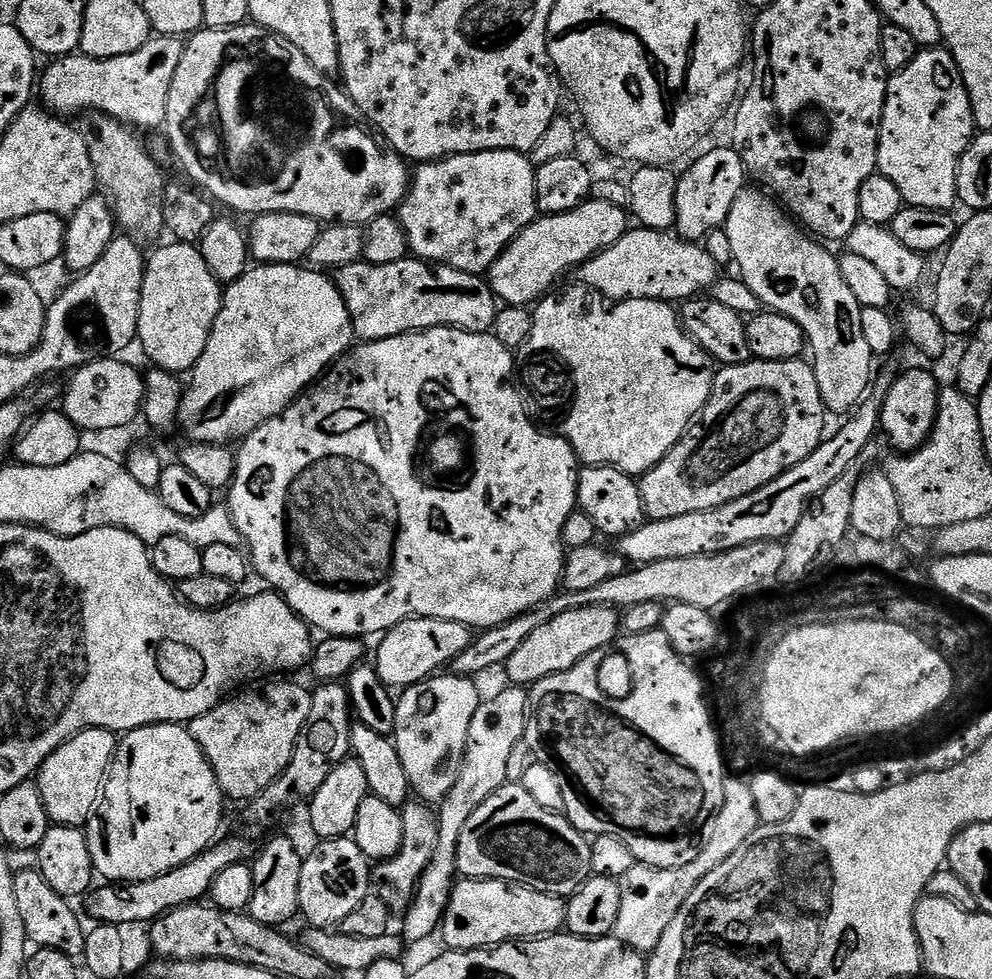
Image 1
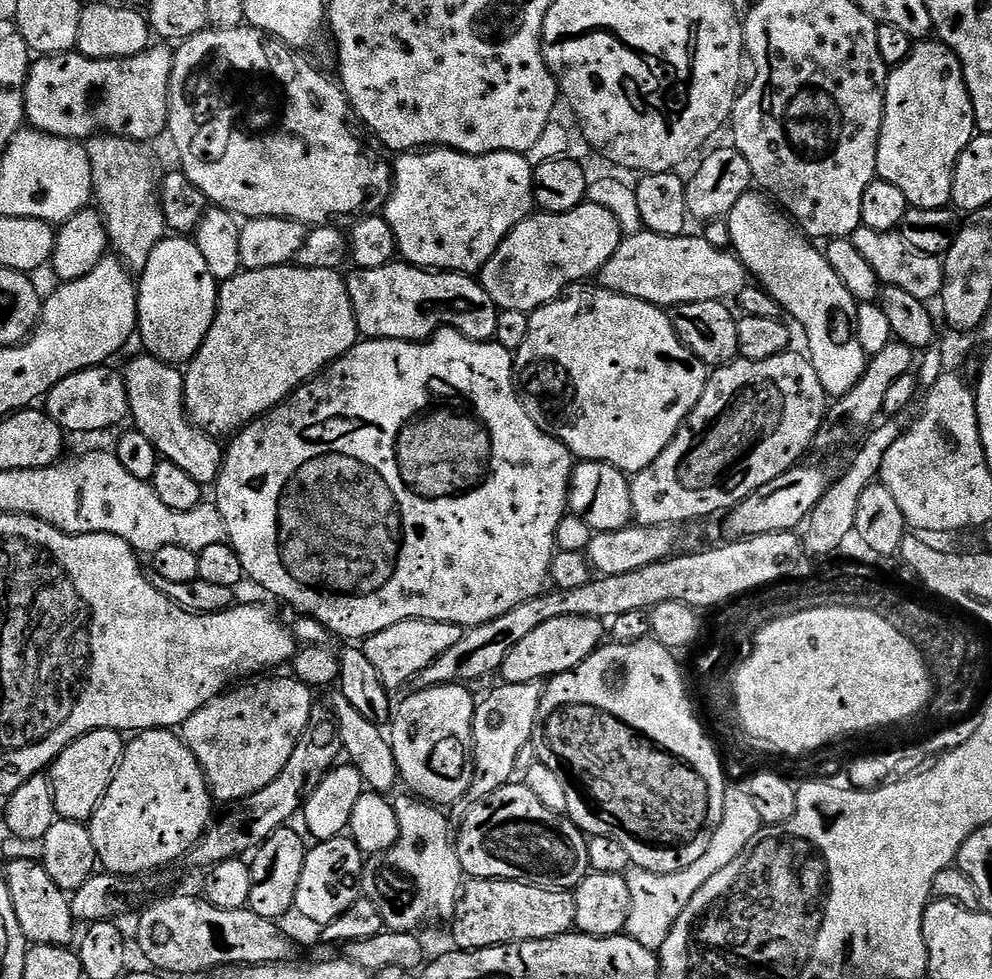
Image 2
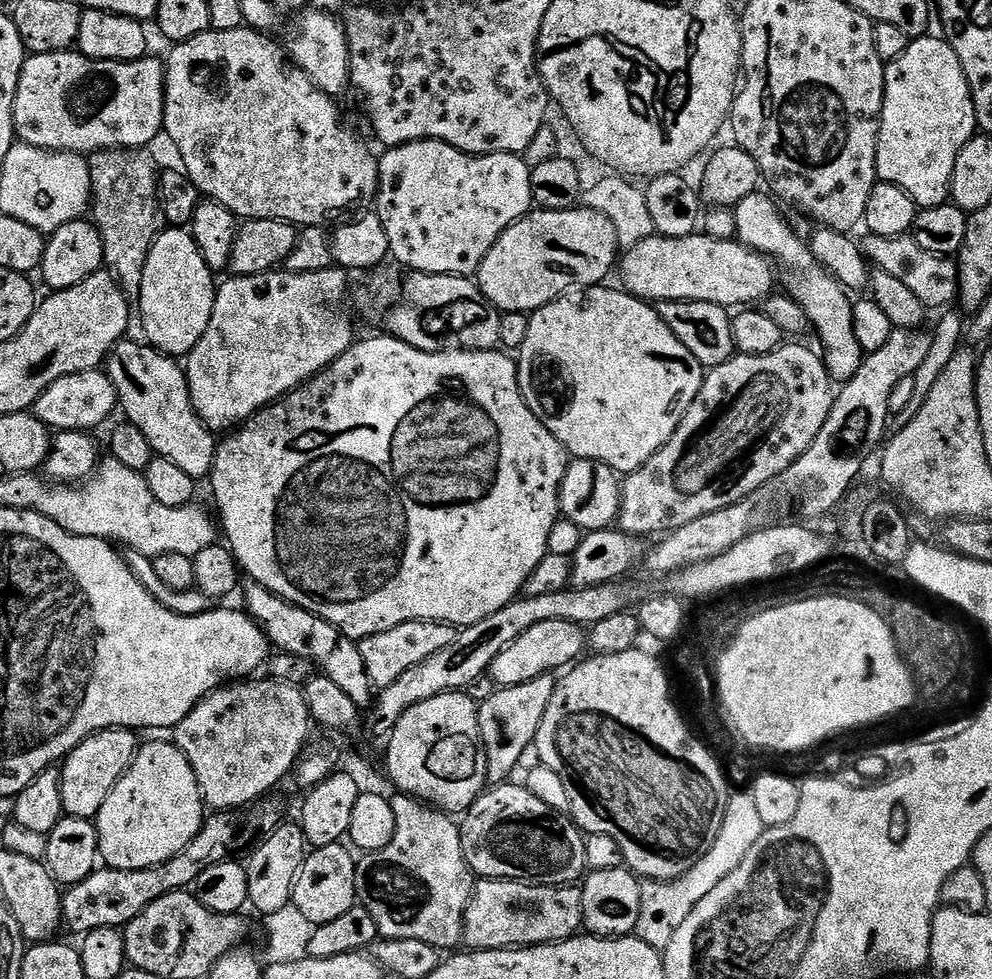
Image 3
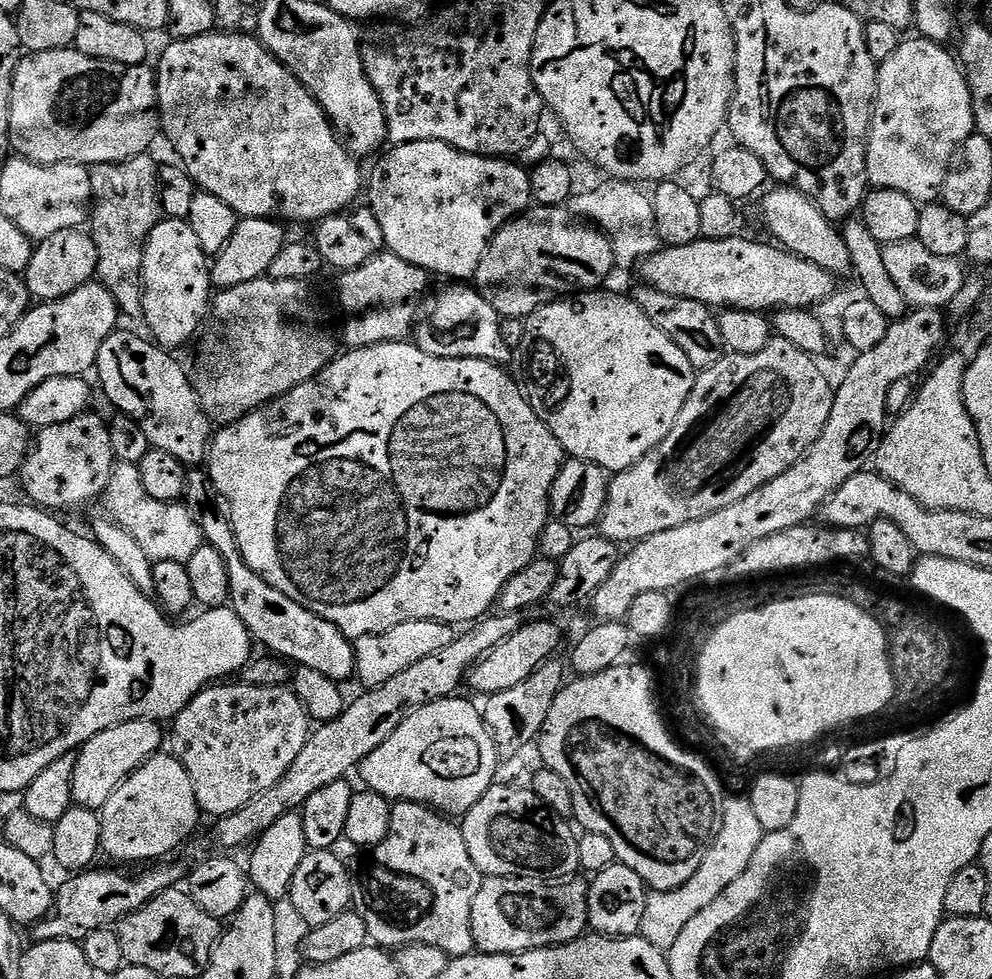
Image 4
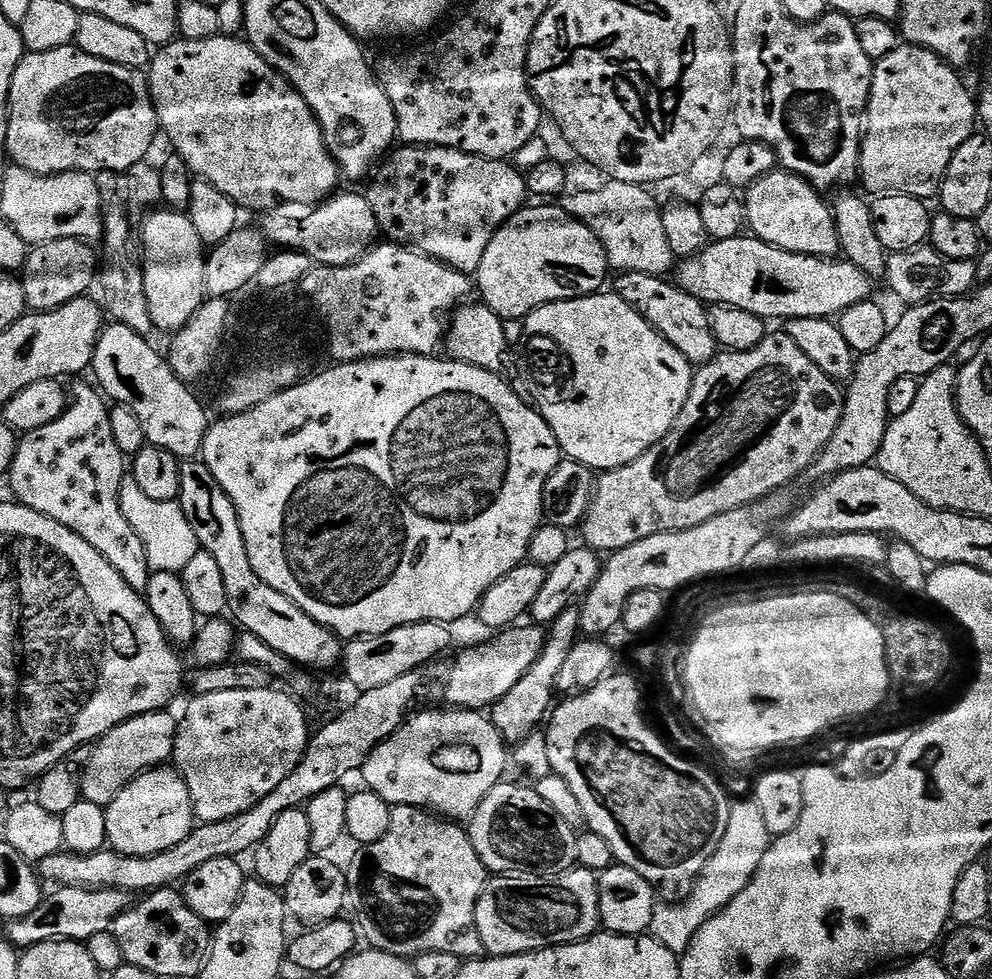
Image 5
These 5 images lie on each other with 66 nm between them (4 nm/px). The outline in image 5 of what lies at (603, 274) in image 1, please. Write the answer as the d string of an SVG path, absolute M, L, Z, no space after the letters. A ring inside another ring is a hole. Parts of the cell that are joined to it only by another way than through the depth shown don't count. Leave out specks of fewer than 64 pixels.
M741 234L734 238L726 238L725 240L718 240L709 243L707 248L704 248L697 256L689 256L681 259L678 264L678 272L680 268L680 280L678 279L678 287L684 292L690 293L694 298L703 300L705 305L711 306L714 304L729 304L730 306L738 306L738 310L750 310L750 314L758 314L763 316L765 321L772 322L772 320L781 320L787 322L794 318L836 318L841 312L845 312L850 306L854 306L858 302L869 299L873 295L872 287L874 281L872 277L861 272L858 266L849 264L843 258L825 258L822 256L807 256L806 254L798 254L797 252L787 252L781 248L770 246L764 240L758 240L751 234Z

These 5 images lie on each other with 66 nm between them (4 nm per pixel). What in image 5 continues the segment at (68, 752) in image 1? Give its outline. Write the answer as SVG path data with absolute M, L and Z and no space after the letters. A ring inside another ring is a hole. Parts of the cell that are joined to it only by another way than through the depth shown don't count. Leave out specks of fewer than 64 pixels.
M161 710L135 716L95 741L82 774L81 797L86 802L94 802L94 806L107 809L108 804L114 802L114 798L118 798L118 794L122 794L130 782L134 782L134 778L149 768L167 765L172 758L178 727L177 717L172 717L170 713Z

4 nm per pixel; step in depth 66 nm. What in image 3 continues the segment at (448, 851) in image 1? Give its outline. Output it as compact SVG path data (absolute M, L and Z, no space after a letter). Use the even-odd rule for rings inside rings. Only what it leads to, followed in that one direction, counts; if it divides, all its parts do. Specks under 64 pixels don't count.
M552 674L530 678L530 682L522 682L513 688L497 687L493 696L479 701L480 742L486 754L488 778L493 785L505 783L511 777L508 775L517 771L526 746L535 744L538 726L542 726L542 714L546 714L546 706L550 706L556 682L557 677Z

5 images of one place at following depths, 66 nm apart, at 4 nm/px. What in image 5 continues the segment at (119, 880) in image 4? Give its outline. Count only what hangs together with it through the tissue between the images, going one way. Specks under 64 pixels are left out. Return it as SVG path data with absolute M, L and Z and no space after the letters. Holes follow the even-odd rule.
M57 887L49 891L44 900L26 918L9 920L6 924L6 935L16 949L33 948L42 942L51 940L78 940L86 942L94 934L109 931L112 921L117 920L123 912L133 907L131 895L117 888L66 888Z

